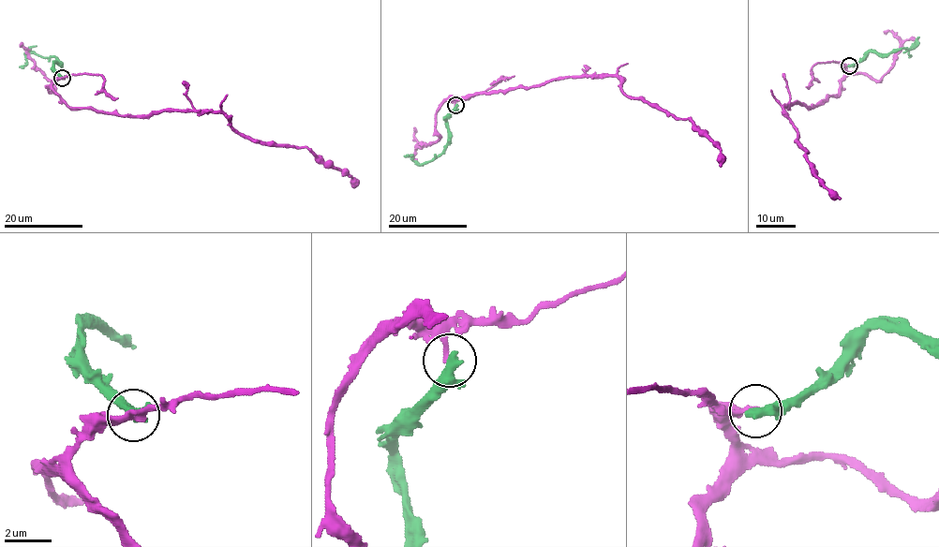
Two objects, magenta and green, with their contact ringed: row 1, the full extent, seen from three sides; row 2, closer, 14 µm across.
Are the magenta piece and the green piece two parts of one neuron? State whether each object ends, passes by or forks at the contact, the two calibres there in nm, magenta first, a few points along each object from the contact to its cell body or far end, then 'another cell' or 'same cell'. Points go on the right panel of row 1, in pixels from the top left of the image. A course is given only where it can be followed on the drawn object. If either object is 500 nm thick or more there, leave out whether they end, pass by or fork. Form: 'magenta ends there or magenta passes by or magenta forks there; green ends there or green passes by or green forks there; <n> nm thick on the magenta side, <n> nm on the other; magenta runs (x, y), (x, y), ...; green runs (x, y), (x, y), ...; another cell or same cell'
magenta ends there; green passes by; 200 nm thick on the magenta side, 360 nm on the other; magenta runs (849, 65), (844, 67), (837, 94), (809, 108), (799, 102), (783, 108), (815, 174), (841, 199); green runs (849, 65), (855, 65), (868, 52), (888, 54), (901, 49), (912, 49), (916, 41), (909, 49), (911, 56); another cell

